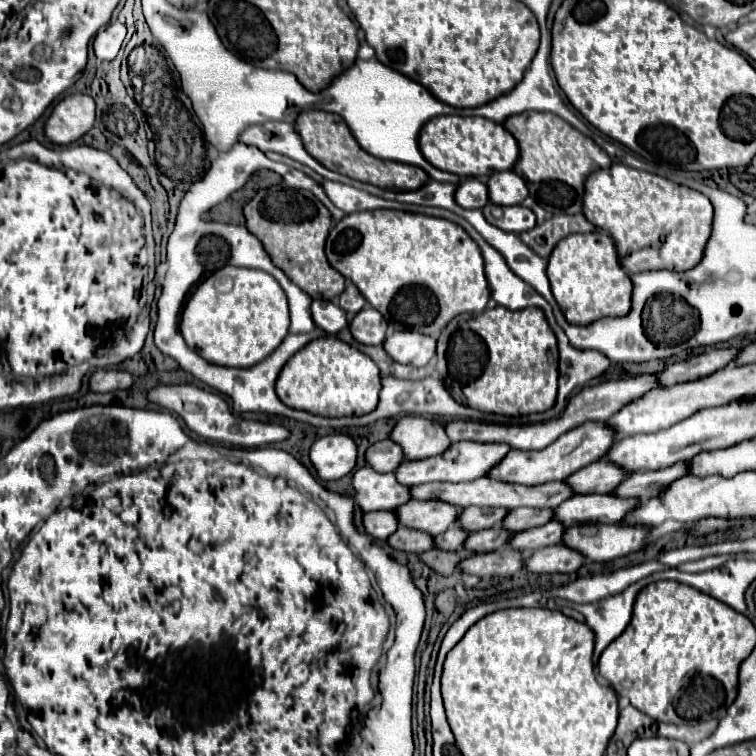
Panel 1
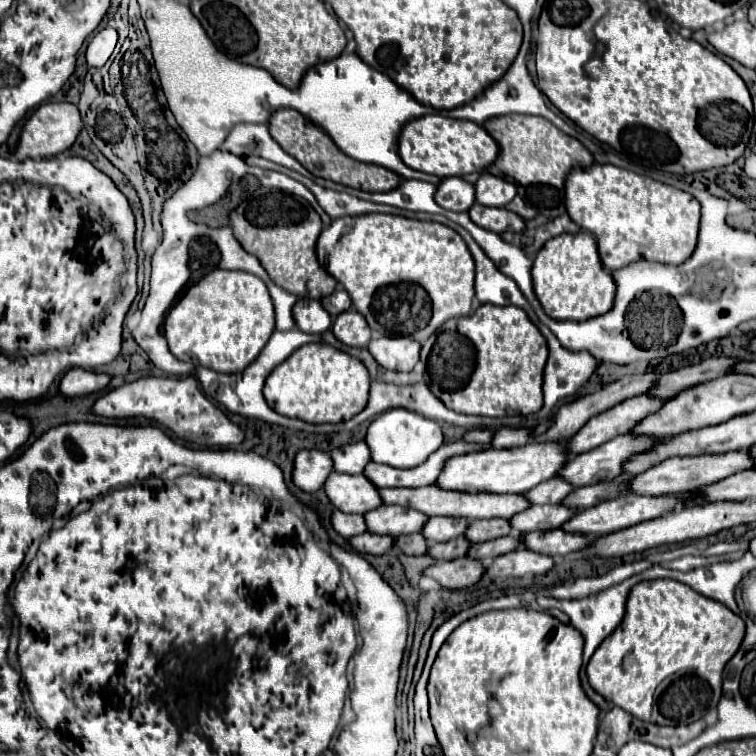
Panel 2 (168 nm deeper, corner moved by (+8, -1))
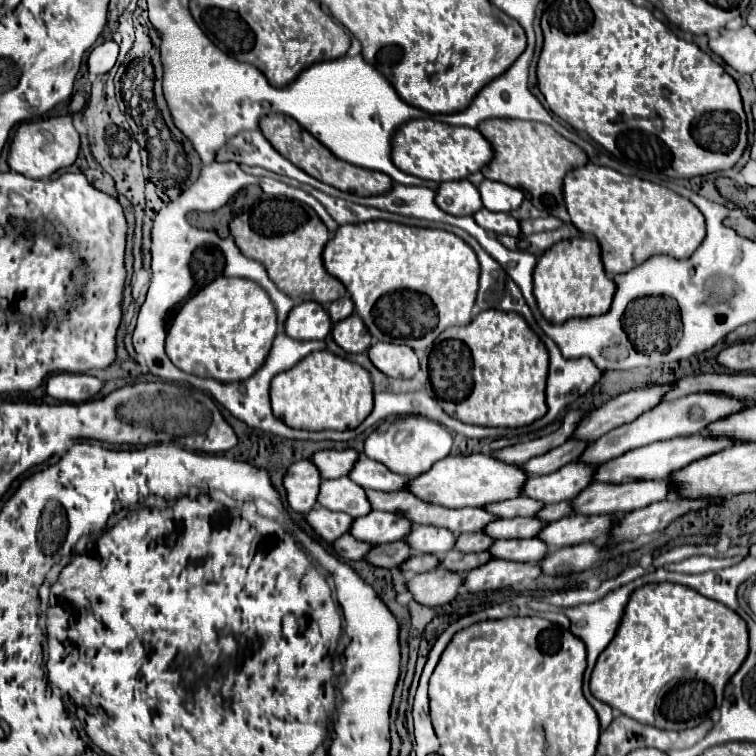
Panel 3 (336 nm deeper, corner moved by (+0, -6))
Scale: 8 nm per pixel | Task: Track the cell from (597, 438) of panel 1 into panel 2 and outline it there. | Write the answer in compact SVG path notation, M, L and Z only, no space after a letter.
M526 443L512 449L480 449L450 457L436 479L436 487L460 493L526 493L542 481L552 479L566 463L564 443Z

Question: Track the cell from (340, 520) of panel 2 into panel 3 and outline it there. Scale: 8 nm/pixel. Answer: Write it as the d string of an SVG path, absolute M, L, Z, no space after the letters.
M322 506L310 510L306 518L308 518L308 524L328 542L334 542L340 536L348 534L348 530L352 528L352 522L354 522L352 516L348 516L344 512L332 512Z

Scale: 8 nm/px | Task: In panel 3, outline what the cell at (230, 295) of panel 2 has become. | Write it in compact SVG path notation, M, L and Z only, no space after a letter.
M220 276L178 310L166 336L166 352L184 372L220 382L240 382L264 364L274 336L276 310L266 290L248 278Z

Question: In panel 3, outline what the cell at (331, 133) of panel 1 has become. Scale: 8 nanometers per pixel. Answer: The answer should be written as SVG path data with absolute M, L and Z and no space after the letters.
M268 114L260 120L260 130L266 136L266 140L288 160L292 160L292 164L296 164L298 168L302 168L306 174L334 186L340 190L348 190L354 192L356 196L374 196L374 194L384 194L388 190L392 190L392 178L384 172L374 172L374 170L366 170L354 164L348 164L340 158L336 158L322 142L318 142L310 132L306 132L296 120L292 120L286 114Z

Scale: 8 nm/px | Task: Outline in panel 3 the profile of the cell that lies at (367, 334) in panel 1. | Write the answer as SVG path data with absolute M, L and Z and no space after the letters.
M352 314L352 316L344 318L342 322L334 324L332 336L334 336L336 344L346 352L366 352L372 342L368 328L364 326L364 322L358 314Z

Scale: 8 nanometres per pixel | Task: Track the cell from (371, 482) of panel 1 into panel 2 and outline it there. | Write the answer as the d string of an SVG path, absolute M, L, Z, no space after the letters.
M330 473L324 483L324 491L330 503L344 513L360 513L372 511L382 505L378 489L364 475L348 475L348 473Z

